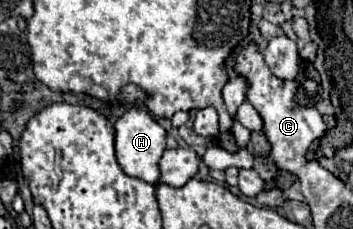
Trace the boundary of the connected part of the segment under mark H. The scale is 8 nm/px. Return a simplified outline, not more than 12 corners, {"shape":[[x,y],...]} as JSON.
{"shape":[[144,105],[116,123],[122,171],[150,185],[166,131]]}

